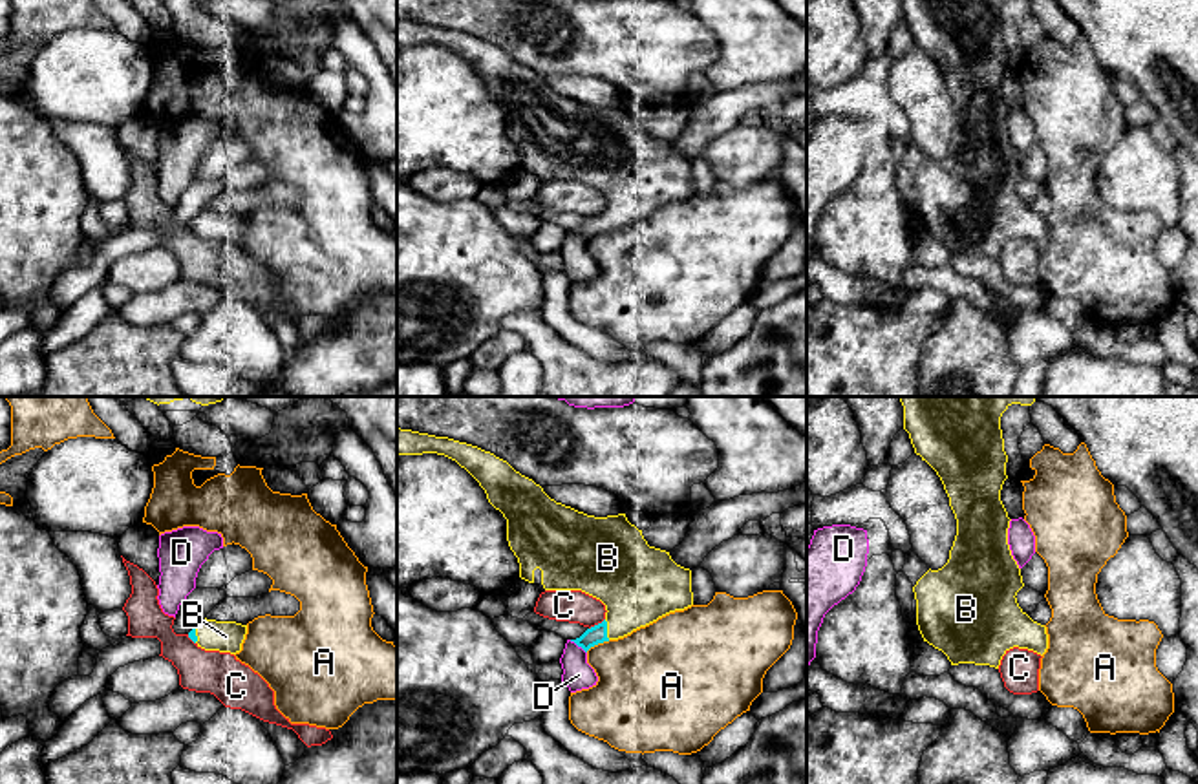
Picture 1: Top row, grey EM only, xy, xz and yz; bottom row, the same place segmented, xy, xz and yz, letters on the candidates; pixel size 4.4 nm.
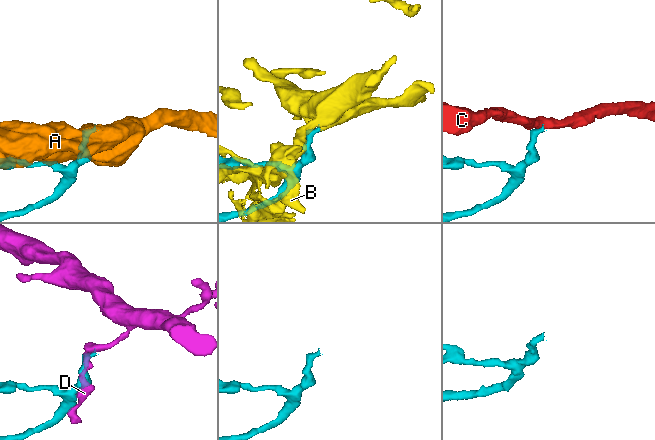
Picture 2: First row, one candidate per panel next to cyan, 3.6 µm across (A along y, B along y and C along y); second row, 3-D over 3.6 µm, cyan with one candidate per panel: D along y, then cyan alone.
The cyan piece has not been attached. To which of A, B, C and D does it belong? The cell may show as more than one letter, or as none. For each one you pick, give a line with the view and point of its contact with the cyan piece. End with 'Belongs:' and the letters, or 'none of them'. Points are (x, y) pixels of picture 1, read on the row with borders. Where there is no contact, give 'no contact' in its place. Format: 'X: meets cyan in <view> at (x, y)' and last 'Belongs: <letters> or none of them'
B: meets cyan in xz at (606, 629)
Belongs: B

